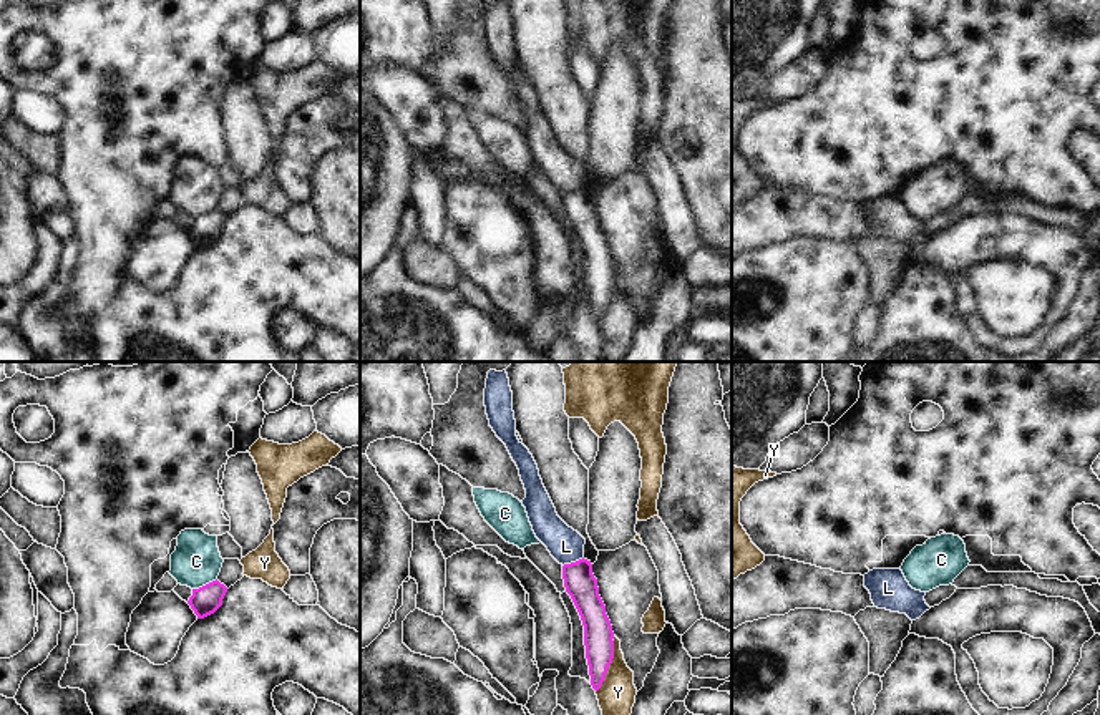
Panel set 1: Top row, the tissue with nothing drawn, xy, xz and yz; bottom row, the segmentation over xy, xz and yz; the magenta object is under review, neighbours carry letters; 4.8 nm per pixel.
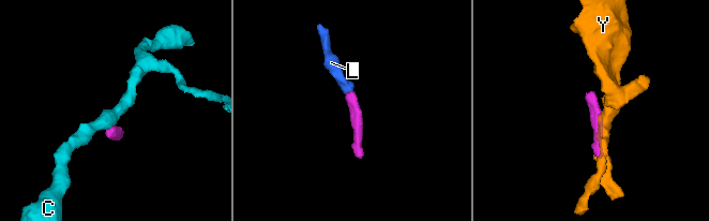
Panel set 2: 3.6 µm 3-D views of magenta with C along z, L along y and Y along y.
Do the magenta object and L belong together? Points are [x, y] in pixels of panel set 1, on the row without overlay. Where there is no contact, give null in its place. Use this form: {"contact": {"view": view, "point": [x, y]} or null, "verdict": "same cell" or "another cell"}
{"contact": {"view": "xz", "point": [573, 191]}, "verdict": "another cell"}

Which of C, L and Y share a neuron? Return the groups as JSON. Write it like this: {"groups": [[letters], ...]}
{"groups": [["C"], ["L"], ["Y"]]}

